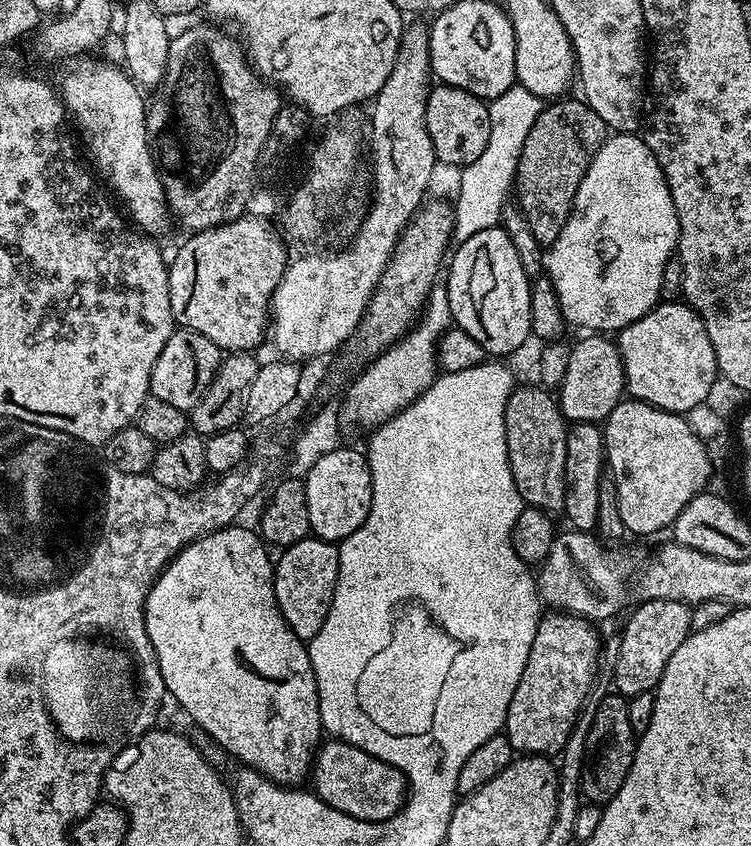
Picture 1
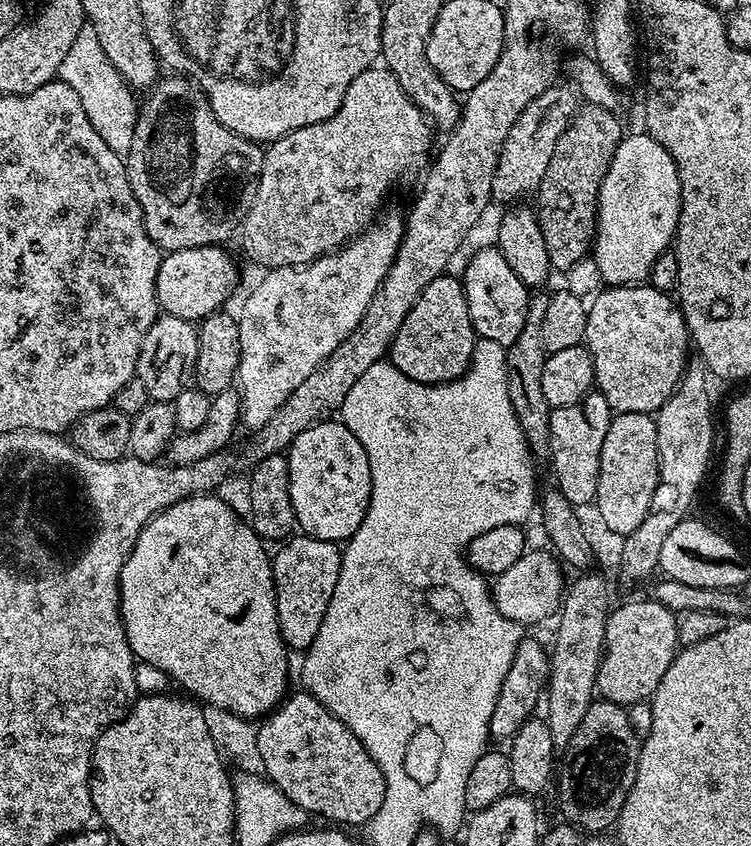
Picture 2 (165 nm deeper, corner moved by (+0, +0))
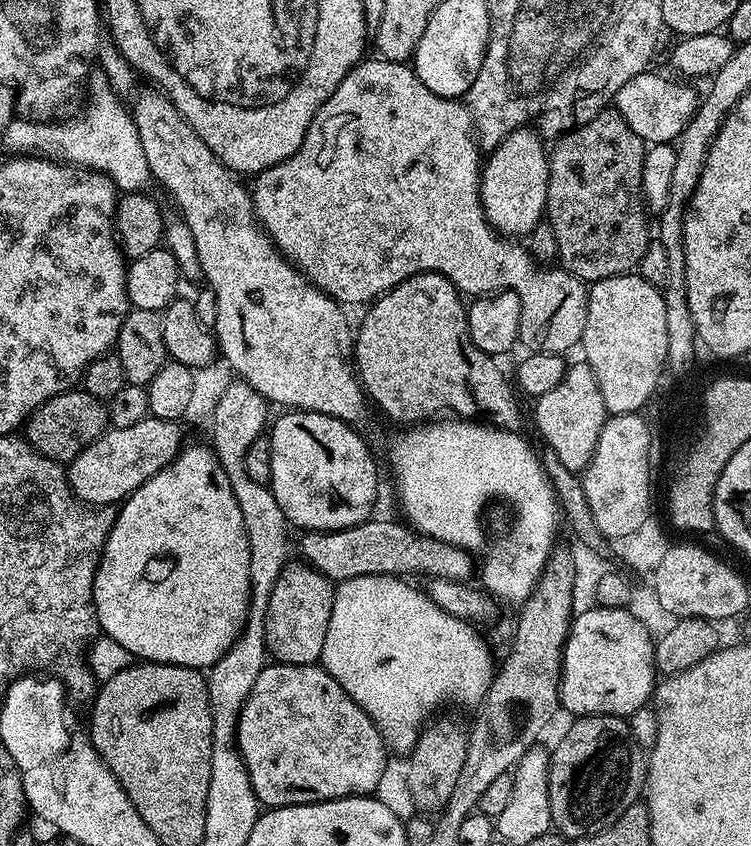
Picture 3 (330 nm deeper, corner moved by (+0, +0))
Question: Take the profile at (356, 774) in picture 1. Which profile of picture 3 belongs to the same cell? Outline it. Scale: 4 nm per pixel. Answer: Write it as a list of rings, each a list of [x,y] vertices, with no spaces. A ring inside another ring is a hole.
[[[269,663],[258,674],[254,690],[241,708],[237,722],[236,747],[245,760],[254,794],[261,805],[281,808],[295,804],[313,804],[347,796],[371,796],[384,780],[389,753],[380,731],[372,719],[334,682],[332,675],[319,663]]]

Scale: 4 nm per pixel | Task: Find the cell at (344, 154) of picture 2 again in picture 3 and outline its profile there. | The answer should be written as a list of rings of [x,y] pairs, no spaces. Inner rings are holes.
[[[365,58],[342,78],[338,90],[330,94],[330,98],[314,114],[306,134],[302,138],[302,146],[290,158],[270,166],[255,177],[256,185],[251,185],[252,208],[261,228],[276,243],[276,248],[285,260],[296,265],[306,279],[321,288],[327,296],[341,305],[364,304],[389,292],[391,288],[401,284],[407,276],[417,276],[419,272],[437,272],[442,274],[465,297],[479,298],[495,293],[497,290],[516,292],[520,299],[520,334],[519,343],[525,344],[528,352],[559,352],[568,354],[572,347],[579,345],[584,339],[586,330],[586,314],[588,313],[588,288],[585,281],[572,276],[562,266],[545,266],[537,263],[529,249],[515,239],[502,236],[489,224],[484,207],[480,201],[480,174],[482,171],[482,152],[478,147],[478,137],[474,131],[472,115],[467,103],[451,96],[439,96],[429,90],[418,78],[415,67],[399,60],[383,58]]]

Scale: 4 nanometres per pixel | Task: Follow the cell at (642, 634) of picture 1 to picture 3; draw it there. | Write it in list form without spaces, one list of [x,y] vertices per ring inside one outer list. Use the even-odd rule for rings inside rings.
[[[594,607],[585,613],[578,613],[573,615],[572,622],[569,626],[569,634],[565,640],[563,648],[563,660],[561,662],[560,674],[560,708],[563,711],[573,712],[573,717],[579,718],[581,716],[618,716],[627,718],[633,716],[638,709],[645,707],[653,699],[654,689],[658,683],[658,671],[655,662],[655,648],[654,639],[649,634],[646,626],[642,624],[627,608],[602,608]]]

